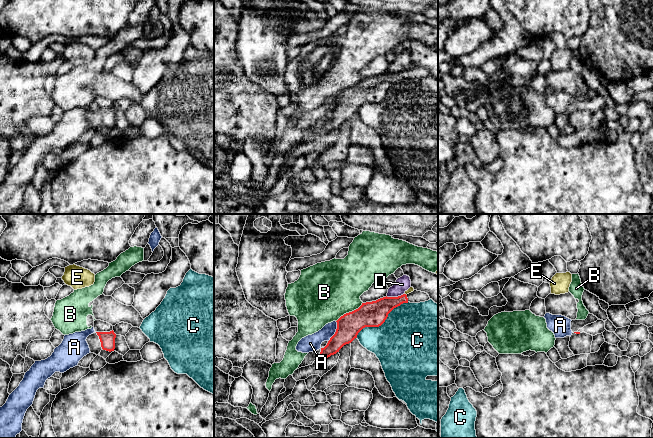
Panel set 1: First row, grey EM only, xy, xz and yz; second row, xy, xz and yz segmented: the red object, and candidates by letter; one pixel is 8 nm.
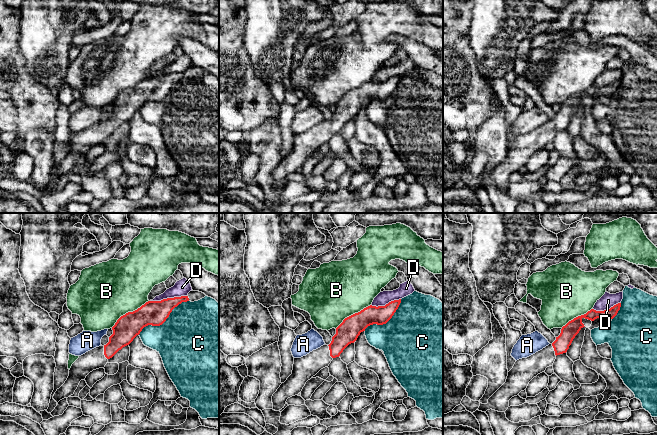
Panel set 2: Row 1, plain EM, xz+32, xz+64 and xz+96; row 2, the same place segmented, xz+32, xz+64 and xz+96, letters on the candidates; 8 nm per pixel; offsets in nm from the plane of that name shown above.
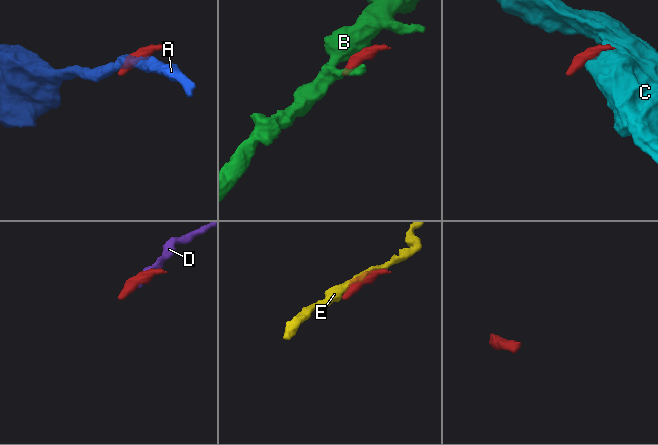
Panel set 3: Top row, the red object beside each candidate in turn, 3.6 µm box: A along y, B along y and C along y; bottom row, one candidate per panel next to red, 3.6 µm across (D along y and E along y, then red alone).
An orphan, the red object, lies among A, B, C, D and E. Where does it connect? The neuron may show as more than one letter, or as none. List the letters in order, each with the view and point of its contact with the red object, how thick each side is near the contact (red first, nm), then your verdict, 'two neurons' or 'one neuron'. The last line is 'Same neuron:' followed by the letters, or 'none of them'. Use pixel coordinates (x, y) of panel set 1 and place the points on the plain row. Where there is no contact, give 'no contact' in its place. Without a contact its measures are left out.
A: contact xz (336, 107); calibres 190 and 140 nm; two neurons
B: contact xz (349, 88); calibres 200 and 460 nm; two neurons
C: contact xz (382, 99); calibres 200 and 500 nm; two neurons
D: contact xz (394, 73); calibres 200 and 120 nm; two neurons
E: contact xz (405, 70); calibres 160 and 50 nm; two neurons
Same neuron: none of them

